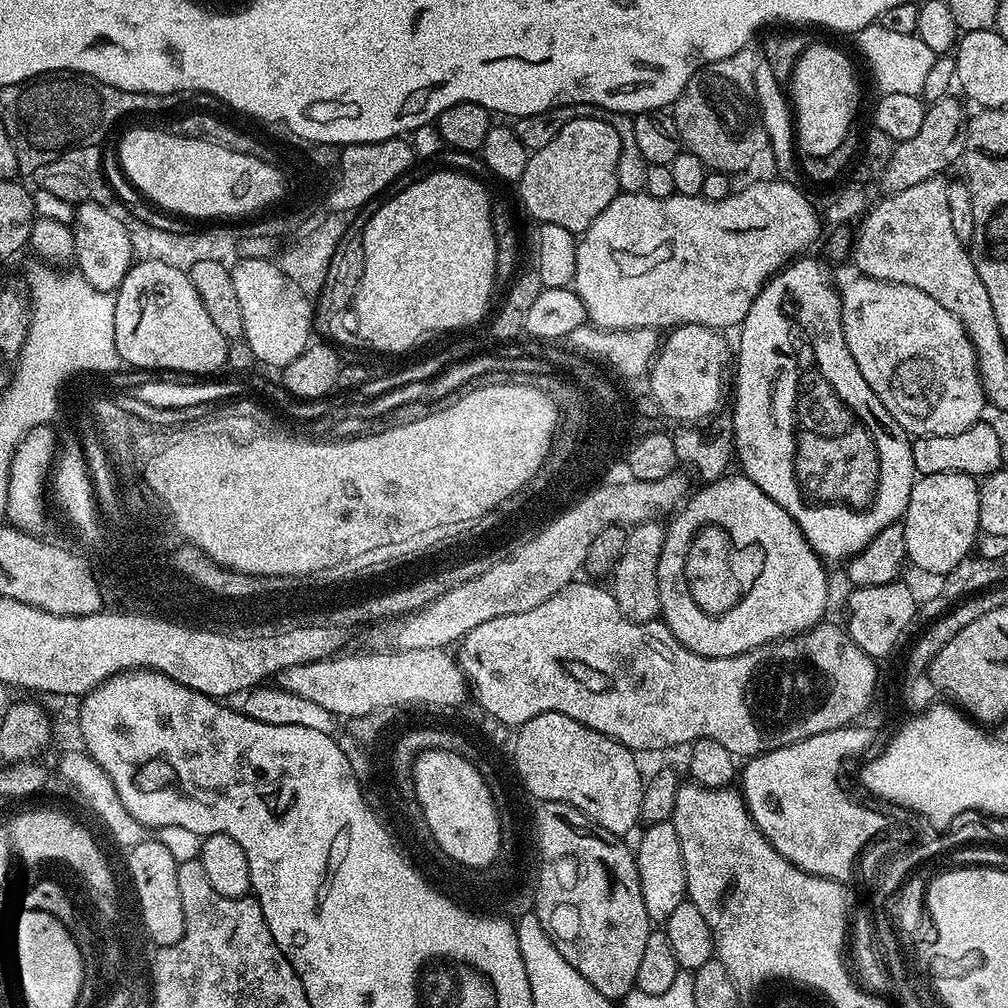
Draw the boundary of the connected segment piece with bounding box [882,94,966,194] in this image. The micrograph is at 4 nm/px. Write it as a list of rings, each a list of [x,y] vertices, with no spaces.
[[[949,94],[931,101],[925,107],[918,134],[897,143],[894,158],[890,158],[890,166],[886,166],[882,177],[885,193],[910,190],[910,186],[918,186],[918,182],[926,182],[926,178],[944,176],[947,168],[963,157],[966,115],[964,116],[963,106],[954,97],[955,95]]]

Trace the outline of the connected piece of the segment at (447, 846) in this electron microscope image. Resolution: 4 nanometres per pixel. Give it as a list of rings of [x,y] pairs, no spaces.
[[[432,748],[415,757],[410,768],[410,775],[414,778],[416,800],[421,804],[426,826],[429,827],[429,832],[433,836],[433,842],[437,843],[454,862],[464,864],[468,868],[484,870],[496,864],[502,827],[500,813],[496,807],[495,798],[488,788],[488,781],[484,780],[482,773],[467,755]]]

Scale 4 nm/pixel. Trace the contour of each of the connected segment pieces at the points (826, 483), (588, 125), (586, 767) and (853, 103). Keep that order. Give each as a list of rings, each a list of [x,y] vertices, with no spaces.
[[[805,254],[792,263],[785,264],[771,280],[764,283],[764,288],[754,298],[743,324],[739,325],[740,348],[738,344],[734,352],[736,405],[732,408],[730,427],[734,433],[734,456],[738,464],[744,467],[741,468],[743,475],[751,478],[762,490],[762,494],[774,498],[774,502],[778,502],[778,506],[782,506],[782,510],[786,510],[786,514],[790,514],[790,518],[798,522],[806,542],[810,542],[810,546],[820,555],[821,560],[844,562],[863,550],[877,534],[886,530],[886,526],[897,523],[903,517],[910,502],[910,490],[916,485],[918,473],[914,466],[912,440],[904,428],[894,422],[886,406],[878,402],[878,394],[874,394],[874,390],[870,390],[870,382],[862,378],[862,370],[858,370],[858,362],[854,362],[846,346],[840,317],[840,292],[832,289],[832,276],[827,268],[829,265],[821,260],[815,260],[812,254]]]
[[[578,116],[575,120],[566,122],[566,126],[562,126],[558,135],[550,138],[549,144],[542,146],[542,150],[529,155],[526,170],[522,170],[522,178],[518,181],[520,200],[536,222],[564,226],[574,234],[582,234],[621,191],[620,164],[622,165],[622,157],[618,130],[610,126],[607,118]]]
[[[557,712],[538,714],[530,718],[530,722],[519,725],[517,732],[520,733],[516,736],[516,772],[520,775],[521,782],[528,787],[529,794],[537,796],[537,801],[566,802],[582,810],[582,814],[586,814],[598,826],[621,838],[627,837],[627,832],[635,824],[641,823],[640,807],[645,777],[640,776],[640,768],[636,765],[638,756],[631,748]]]
[[[813,43],[796,63],[790,81],[790,104],[794,109],[794,140],[804,156],[826,156],[838,149],[854,128],[852,119],[860,104],[860,88],[851,62],[838,49]]]

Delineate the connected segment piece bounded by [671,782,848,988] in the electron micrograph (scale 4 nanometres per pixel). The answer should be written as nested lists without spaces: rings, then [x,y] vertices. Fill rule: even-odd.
[[[691,782],[681,783],[678,790],[678,798],[674,798],[674,814],[671,818],[674,830],[678,830],[678,842],[682,846],[682,862],[686,866],[686,882],[688,883],[687,899],[702,910],[702,918],[706,918],[706,926],[710,926],[712,937],[716,943],[715,955],[724,963],[726,970],[733,980],[769,980],[772,976],[782,978],[794,978],[800,976],[800,981],[808,980],[808,984],[820,984],[820,988],[828,988],[832,980],[845,980],[848,976],[840,972],[840,924],[844,924],[844,887],[838,880],[827,880],[821,876],[815,876],[809,872],[803,872],[798,866],[794,866],[758,830],[758,826],[752,820],[748,807],[744,805],[744,797],[735,787],[727,788],[703,788],[700,784]]]

